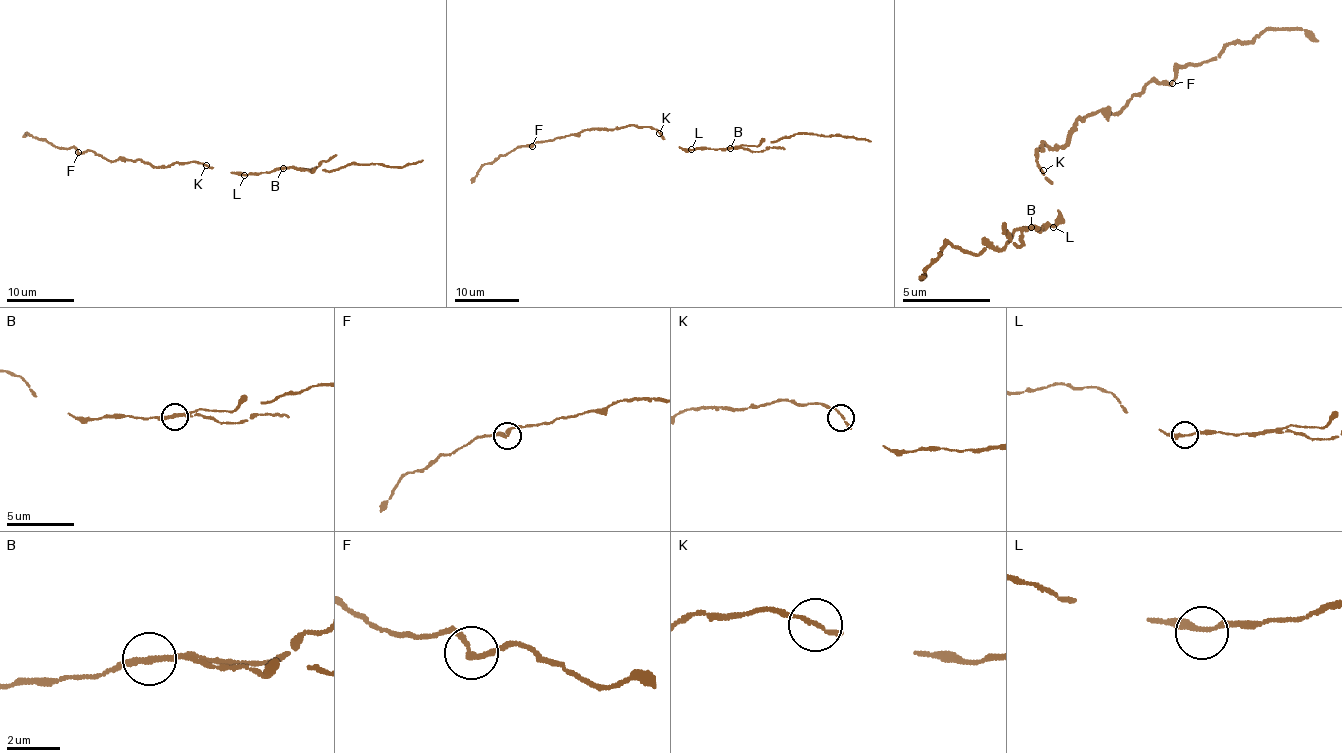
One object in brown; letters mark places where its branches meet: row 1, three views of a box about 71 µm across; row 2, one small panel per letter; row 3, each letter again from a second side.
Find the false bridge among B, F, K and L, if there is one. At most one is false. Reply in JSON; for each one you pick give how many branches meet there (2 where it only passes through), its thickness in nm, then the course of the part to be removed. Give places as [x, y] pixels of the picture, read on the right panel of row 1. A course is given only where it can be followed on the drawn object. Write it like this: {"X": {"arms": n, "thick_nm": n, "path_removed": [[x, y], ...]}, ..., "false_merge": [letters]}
{"B": {"arms": 2, "thick_nm": 240, "path_removed": [[1032, 228], [1017, 237], [1020, 249], [1005, 231], [1006, 224]]}, "false_merge": ["B"]}

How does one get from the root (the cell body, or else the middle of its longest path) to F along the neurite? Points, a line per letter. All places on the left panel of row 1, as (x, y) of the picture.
F: (207, 165), (190, 161), (151, 166), (140, 160), (110, 161), (94, 151), (79, 152)

